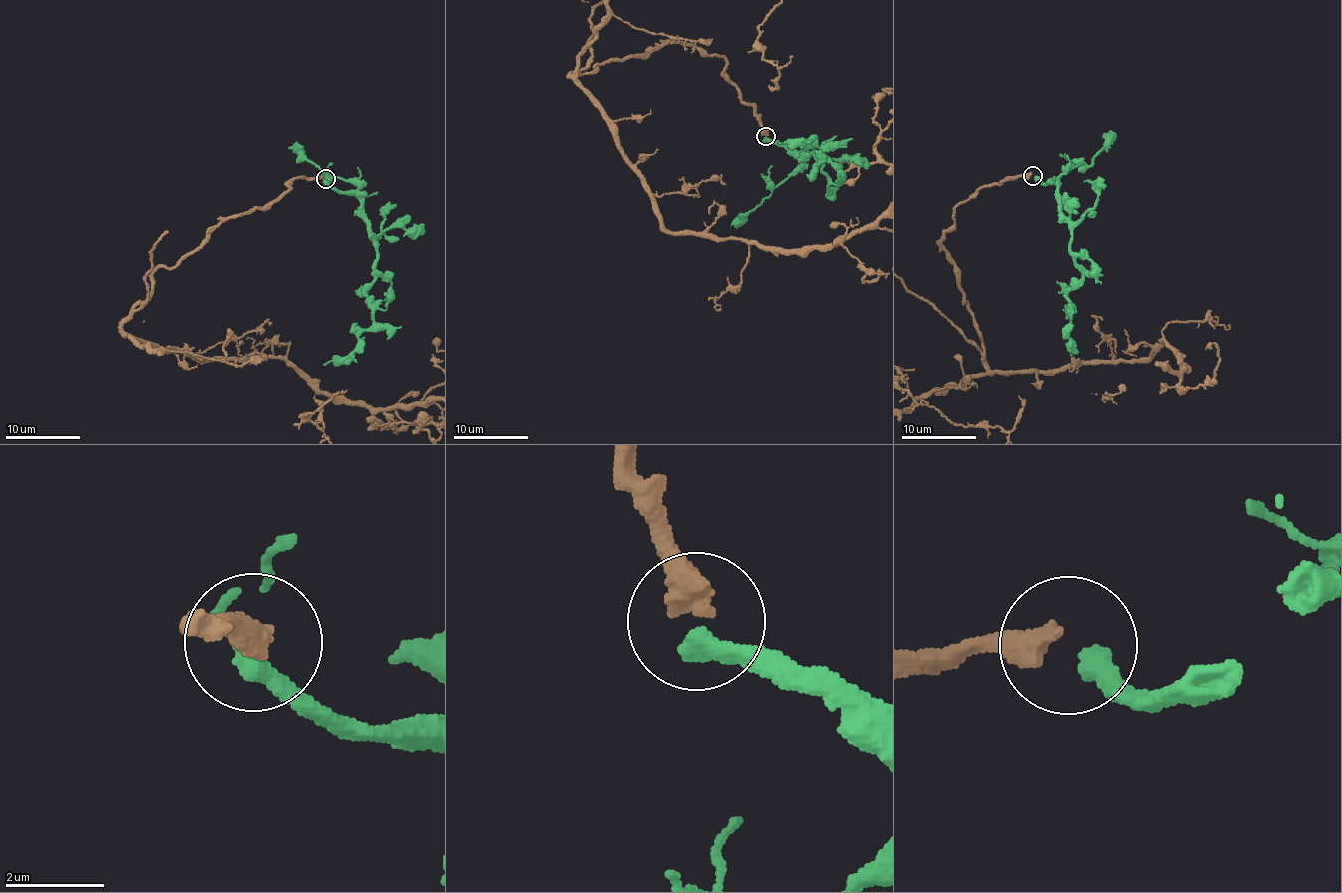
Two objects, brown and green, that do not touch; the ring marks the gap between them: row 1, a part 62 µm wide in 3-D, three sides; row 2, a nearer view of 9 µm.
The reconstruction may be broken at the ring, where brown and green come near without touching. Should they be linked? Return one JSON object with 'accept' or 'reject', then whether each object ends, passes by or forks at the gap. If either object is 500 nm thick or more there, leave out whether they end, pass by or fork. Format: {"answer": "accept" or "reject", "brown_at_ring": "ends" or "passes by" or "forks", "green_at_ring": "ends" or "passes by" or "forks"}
{"answer": "accept"}

